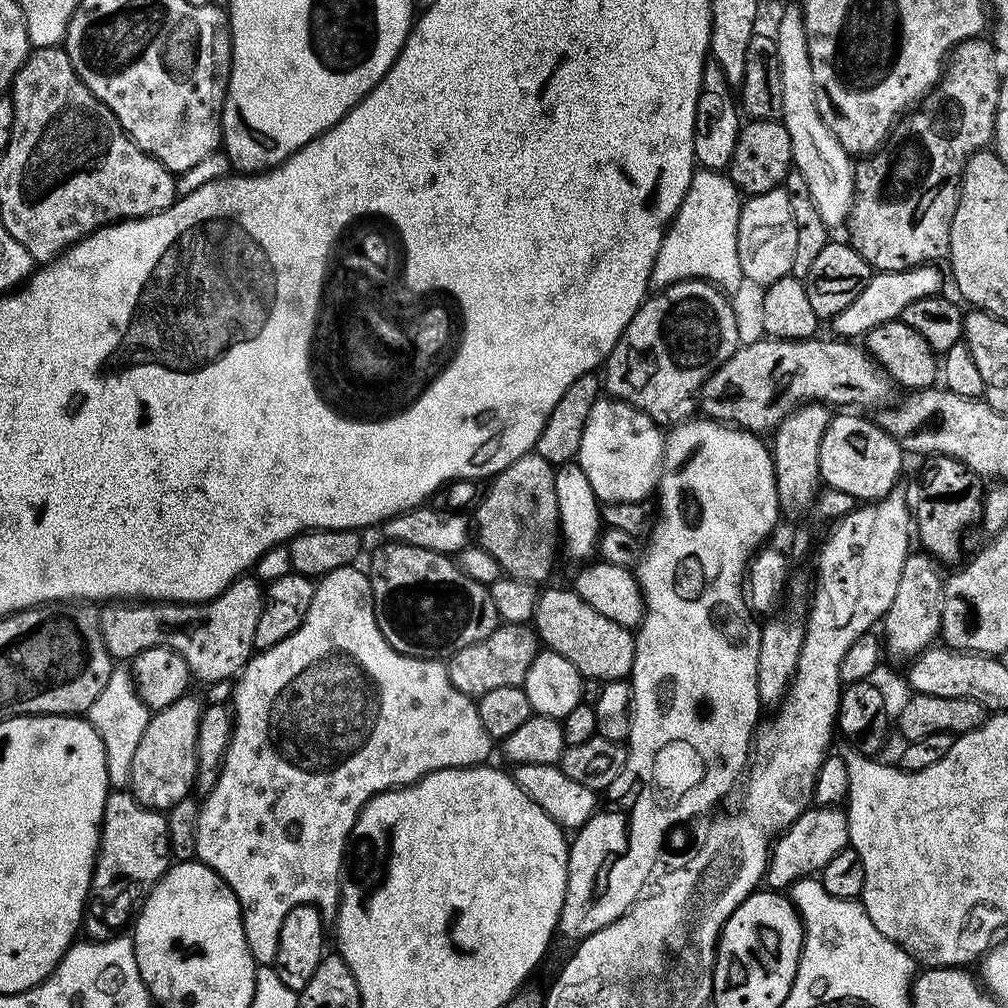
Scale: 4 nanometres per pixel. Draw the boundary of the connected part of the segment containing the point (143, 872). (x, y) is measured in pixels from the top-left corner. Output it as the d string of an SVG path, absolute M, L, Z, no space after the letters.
M109 791L100 823L100 848L92 868L83 931L88 931L93 940L109 940L113 934L127 929L140 913L150 890L168 873L172 863L167 815L135 800L131 791Z

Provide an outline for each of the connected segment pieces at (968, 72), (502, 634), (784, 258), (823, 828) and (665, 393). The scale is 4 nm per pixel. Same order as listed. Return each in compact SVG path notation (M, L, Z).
M985 38L964 40L956 45L946 61L944 74L941 76L939 84L937 84L934 89L934 101L936 100L938 107L944 108L946 115L953 116L953 118L956 119L956 128L944 128L944 120L940 117L940 112L936 108L921 107L919 110L909 111L907 115L893 127L888 139L885 140L875 152L871 153L870 158L861 159L864 161L862 161L861 164L859 161L859 163L855 165L856 181L854 182L854 190L856 193L852 199L852 209L846 221L846 232L852 235L852 237L850 237L850 243L853 250L855 250L876 272L901 272L907 268L918 268L920 265L929 262L940 262L936 260L941 259L943 261L945 257L947 257L948 247L950 246L950 226L954 218L956 203L960 197L960 179L964 173L964 167L973 154L985 151L985 149L991 145L992 135L994 134L994 118L998 114L998 94L1000 93L1002 73L1000 73L999 66L996 65L998 53L995 43L993 43L991 39L984 39Z
M501 623L486 638L474 642L470 646L462 646L453 656L447 657L450 682L462 694L479 698L482 694L490 694L490 690L498 690L498 686L523 685L526 670L530 668L538 651L538 637L527 623Z
M783 187L766 194L749 196L740 205L738 218L738 263L750 285L767 286L789 275L794 266L794 250L798 247L798 230L794 230L794 214L790 214L790 198Z
M809 807L807 812L792 821L791 826L776 837L771 849L766 873L766 884L772 890L791 889L795 880L819 873L842 849L849 847L848 814L843 807Z
M683 280L653 291L630 318L612 353L602 365L602 388L613 400L621 400L642 410L661 426L675 426L693 419L698 412L700 387L718 366L730 358L742 343L736 312L721 289L707 280Z

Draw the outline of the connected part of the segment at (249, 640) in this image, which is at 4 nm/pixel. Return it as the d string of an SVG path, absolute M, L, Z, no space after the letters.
M245 574L237 578L233 584L222 594L218 594L214 598L202 601L201 604L177 604L175 602L108 602L100 608L100 621L102 622L102 640L106 642L106 650L112 655L113 661L131 662L142 650L150 650L154 646L166 646L170 650L174 650L178 654L182 654L182 658L186 658L186 666L190 666L193 677L197 681L201 680L204 686L217 683L220 680L232 680L239 677L240 672L248 665L248 661L254 655L254 630L258 630L258 618L262 614L262 606L264 605L265 589L260 588L260 584L255 580L255 575Z

